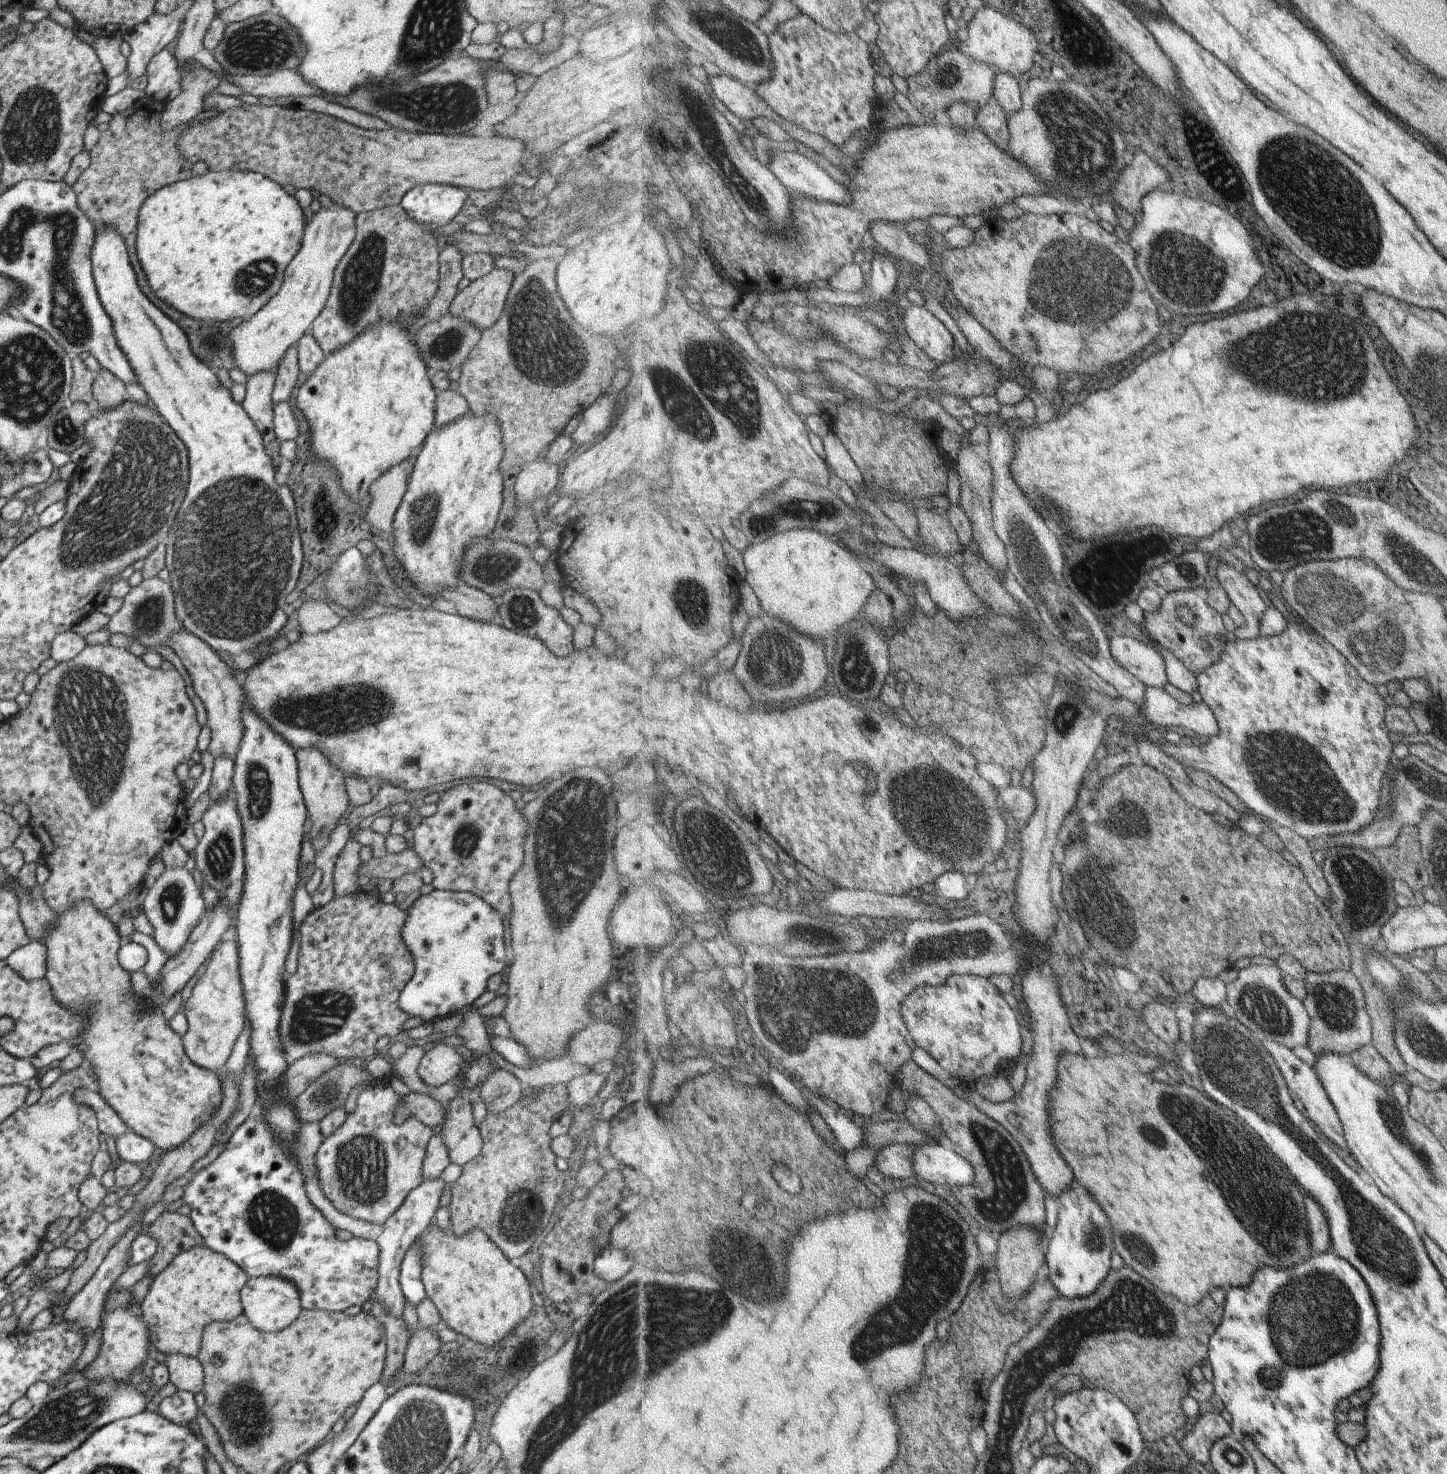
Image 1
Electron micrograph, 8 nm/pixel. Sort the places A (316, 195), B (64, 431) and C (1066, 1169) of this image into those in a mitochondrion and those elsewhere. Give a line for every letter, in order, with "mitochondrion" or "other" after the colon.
A: other
B: mitochondrion
C: other

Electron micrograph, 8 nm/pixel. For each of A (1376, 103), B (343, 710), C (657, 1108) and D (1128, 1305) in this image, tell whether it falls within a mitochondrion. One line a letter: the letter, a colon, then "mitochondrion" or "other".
A: other
B: mitochondrion
C: other
D: mitochondrion

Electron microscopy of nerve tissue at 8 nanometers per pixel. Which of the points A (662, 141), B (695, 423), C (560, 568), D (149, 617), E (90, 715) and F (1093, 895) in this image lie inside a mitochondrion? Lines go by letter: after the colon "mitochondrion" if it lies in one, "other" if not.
A: other
B: mitochondrion
C: other
D: mitochondrion
E: mitochondrion
F: mitochondrion

